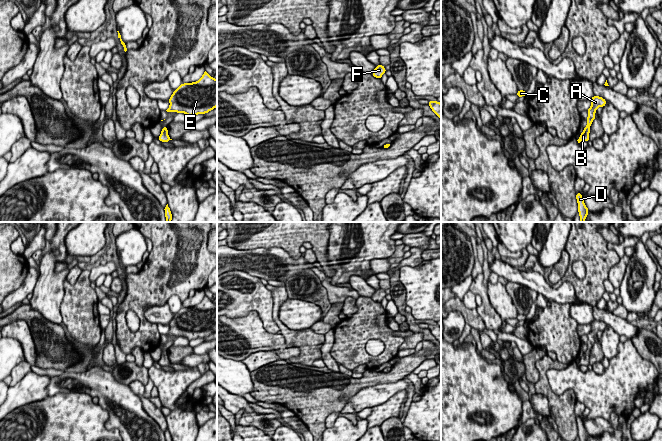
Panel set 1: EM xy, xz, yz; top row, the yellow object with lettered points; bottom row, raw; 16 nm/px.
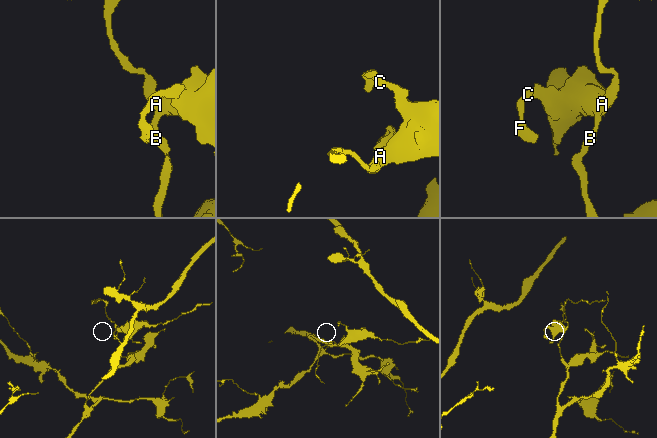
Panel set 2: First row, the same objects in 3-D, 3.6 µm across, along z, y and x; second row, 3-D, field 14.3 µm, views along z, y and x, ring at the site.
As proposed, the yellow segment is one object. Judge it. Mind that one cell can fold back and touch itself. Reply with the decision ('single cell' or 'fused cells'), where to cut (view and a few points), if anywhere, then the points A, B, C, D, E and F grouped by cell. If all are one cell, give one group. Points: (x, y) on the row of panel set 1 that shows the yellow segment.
single cell; no cut; A B C D E F

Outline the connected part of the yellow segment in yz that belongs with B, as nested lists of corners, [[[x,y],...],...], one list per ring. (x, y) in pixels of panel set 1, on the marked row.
[[[593,96],[591,98],[591,107],[587,110],[588,117],[587,117],[587,126],[584,128],[583,132],[580,134],[579,139],[577,140],[578,143],[581,141],[589,141],[589,133],[590,133],[590,126],[593,122],[595,117],[595,112],[597,111],[598,107],[604,107],[606,105],[606,100],[599,96]]]

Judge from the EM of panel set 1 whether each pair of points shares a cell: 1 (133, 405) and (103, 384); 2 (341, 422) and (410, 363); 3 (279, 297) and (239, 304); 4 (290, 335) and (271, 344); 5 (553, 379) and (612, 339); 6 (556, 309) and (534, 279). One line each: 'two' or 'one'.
1: one
2: two
3: two
4: two
5: two
6: two

